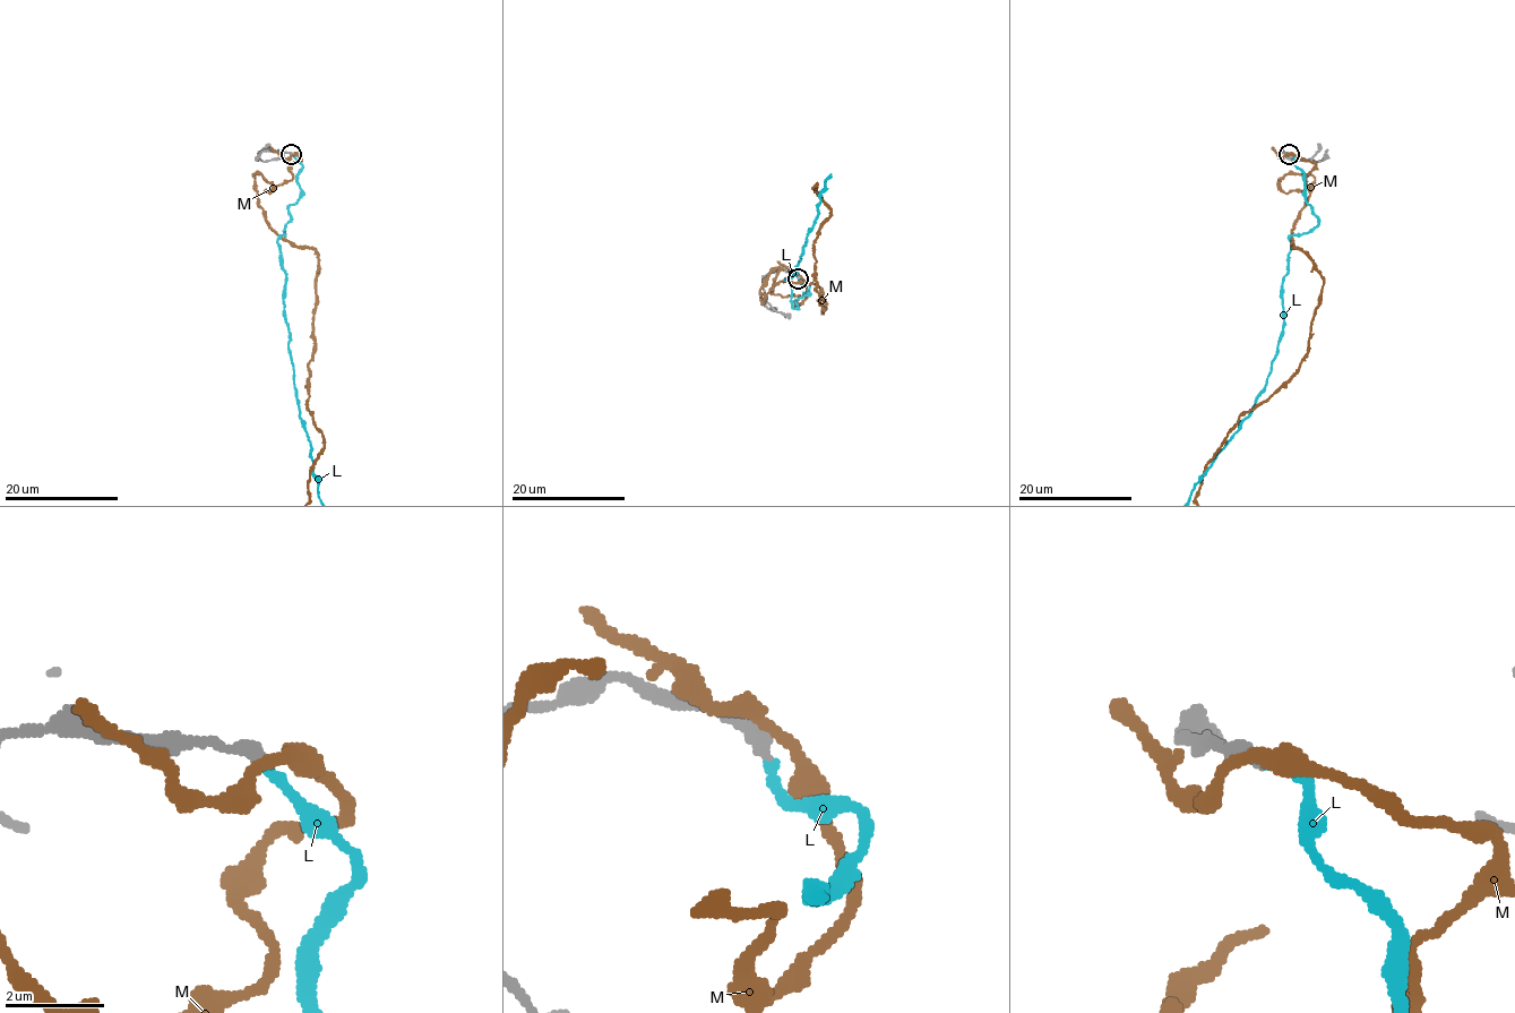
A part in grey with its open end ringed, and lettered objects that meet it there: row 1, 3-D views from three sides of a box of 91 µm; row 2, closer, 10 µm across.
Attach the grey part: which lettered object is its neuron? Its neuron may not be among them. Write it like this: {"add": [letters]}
{"add": ["L"]}

